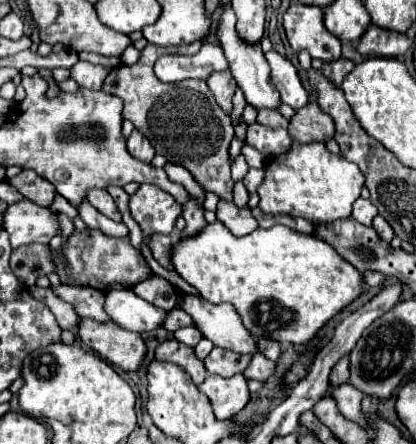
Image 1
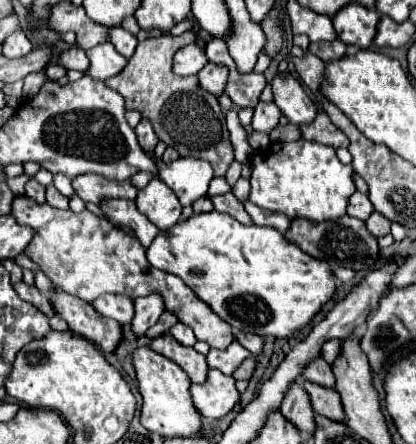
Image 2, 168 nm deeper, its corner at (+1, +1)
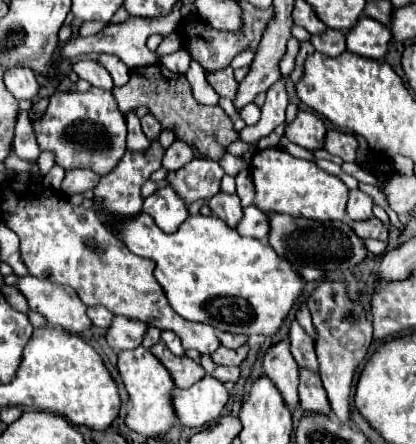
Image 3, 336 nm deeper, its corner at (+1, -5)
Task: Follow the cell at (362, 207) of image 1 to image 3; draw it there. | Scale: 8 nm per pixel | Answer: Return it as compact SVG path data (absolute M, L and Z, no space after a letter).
M349 190L347 216L349 216L351 220L355 220L355 222L363 222L363 220L373 218L371 206L373 206L373 198L371 198L371 196L367 196L367 194L361 192L361 190Z

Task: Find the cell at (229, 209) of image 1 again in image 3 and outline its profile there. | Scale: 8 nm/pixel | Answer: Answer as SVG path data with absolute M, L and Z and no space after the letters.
M219 192L209 200L209 208L217 218L227 222L227 226L231 226L231 228L235 228L243 220L243 208L239 204L237 194Z

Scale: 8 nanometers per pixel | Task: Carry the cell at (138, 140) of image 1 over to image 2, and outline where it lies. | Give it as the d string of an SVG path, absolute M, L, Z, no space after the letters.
M143 118L139 122L139 126L135 128L135 134L137 134L137 140L139 140L143 150L153 150L157 140L159 140L159 138L155 138L155 130L153 130L151 122L147 122L147 118Z

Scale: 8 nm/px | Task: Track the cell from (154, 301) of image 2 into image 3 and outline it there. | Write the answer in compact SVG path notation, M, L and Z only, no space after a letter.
M115 316L111 328L107 330L107 342L113 350L123 352L123 350L133 350L141 346L143 334L147 332L147 322L127 318L127 316Z

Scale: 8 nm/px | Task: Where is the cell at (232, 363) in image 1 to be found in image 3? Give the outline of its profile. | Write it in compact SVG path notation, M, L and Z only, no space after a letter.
M221 346L217 352L211 354L213 362L219 364L219 366L239 366L247 356L247 346L239 348L239 350L231 350L231 348L225 348Z

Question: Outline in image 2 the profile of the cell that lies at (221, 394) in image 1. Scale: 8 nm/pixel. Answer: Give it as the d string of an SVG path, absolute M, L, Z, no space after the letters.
M209 370L203 384L191 386L191 396L197 412L203 418L223 418L239 402L235 380L219 370Z

